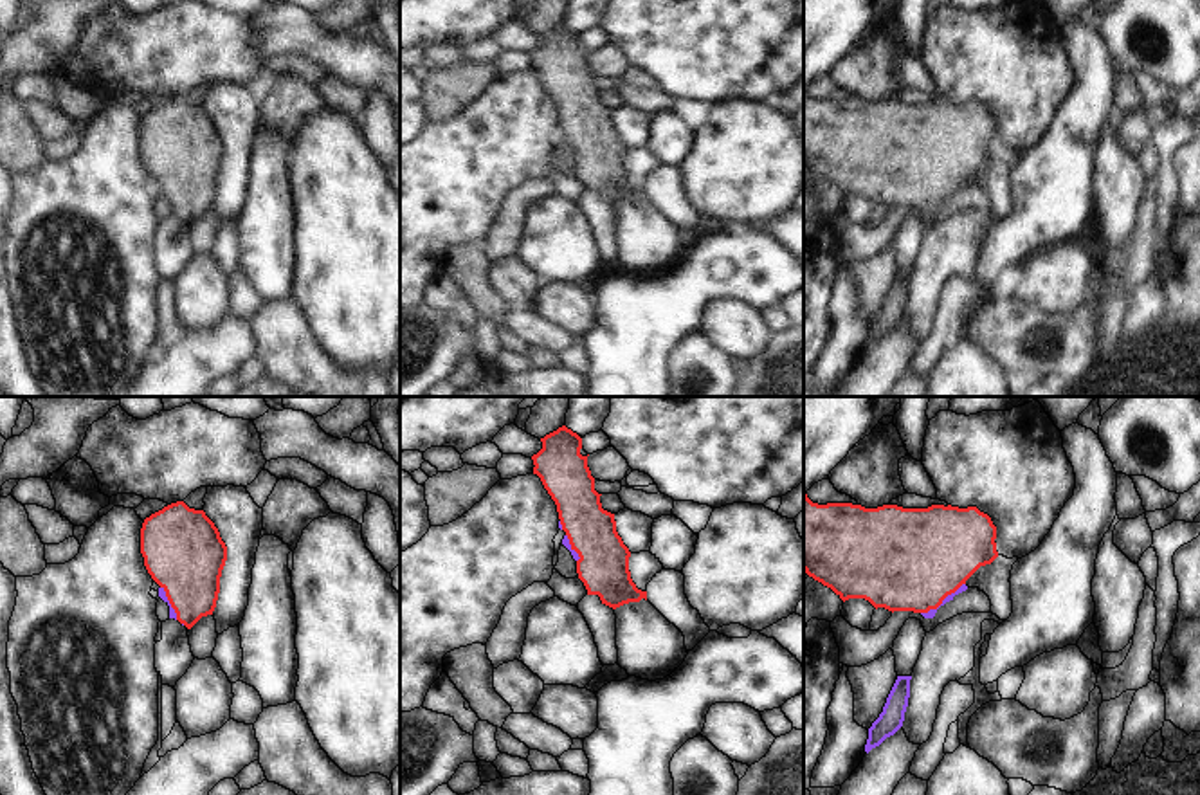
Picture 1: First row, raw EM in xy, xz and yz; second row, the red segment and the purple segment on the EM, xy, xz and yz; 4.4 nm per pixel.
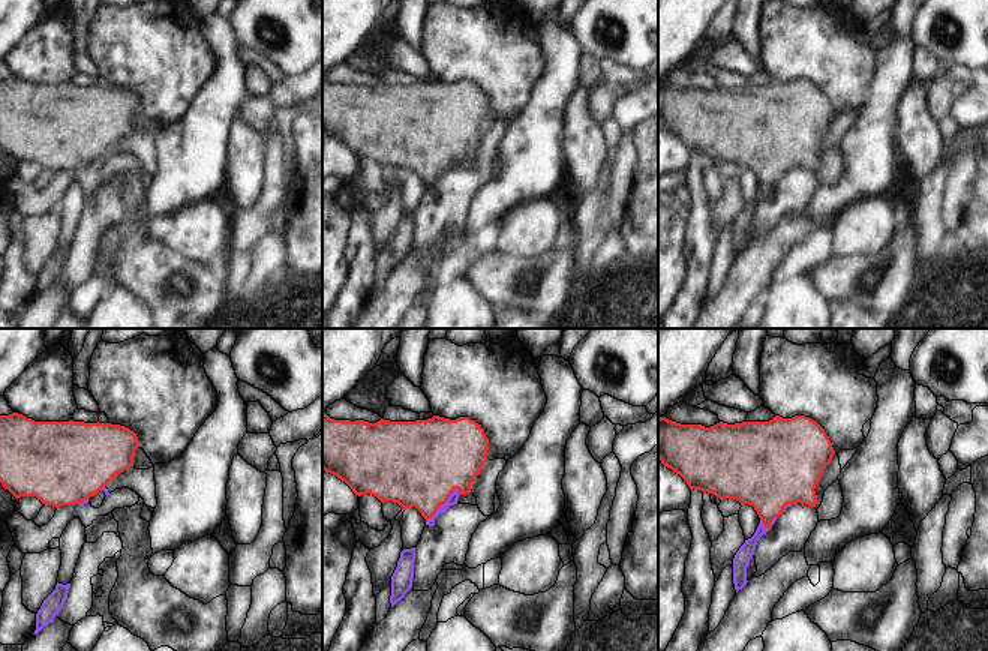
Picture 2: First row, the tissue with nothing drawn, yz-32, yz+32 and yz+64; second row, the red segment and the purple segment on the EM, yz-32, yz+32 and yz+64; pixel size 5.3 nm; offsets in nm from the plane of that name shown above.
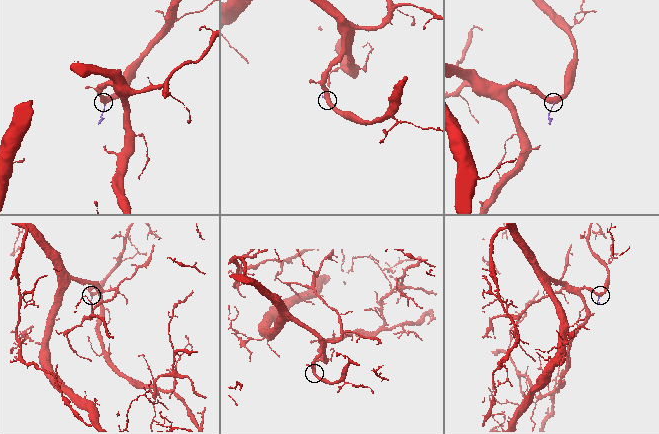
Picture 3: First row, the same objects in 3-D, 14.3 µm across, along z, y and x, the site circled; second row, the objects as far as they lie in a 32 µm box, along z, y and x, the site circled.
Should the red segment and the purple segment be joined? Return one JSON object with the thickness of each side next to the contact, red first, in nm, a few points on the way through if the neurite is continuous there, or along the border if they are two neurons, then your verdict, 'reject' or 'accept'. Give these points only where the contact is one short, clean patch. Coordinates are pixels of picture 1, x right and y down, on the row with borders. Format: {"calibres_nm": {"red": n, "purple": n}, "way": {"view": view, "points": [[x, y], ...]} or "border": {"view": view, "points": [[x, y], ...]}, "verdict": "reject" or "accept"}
{"calibres_nm": {"red": 460, "purple": 40}, "way": {"view": "yz", "points": [[903, 559], [943, 599], [930, 613]]}, "verdict": "accept"}

